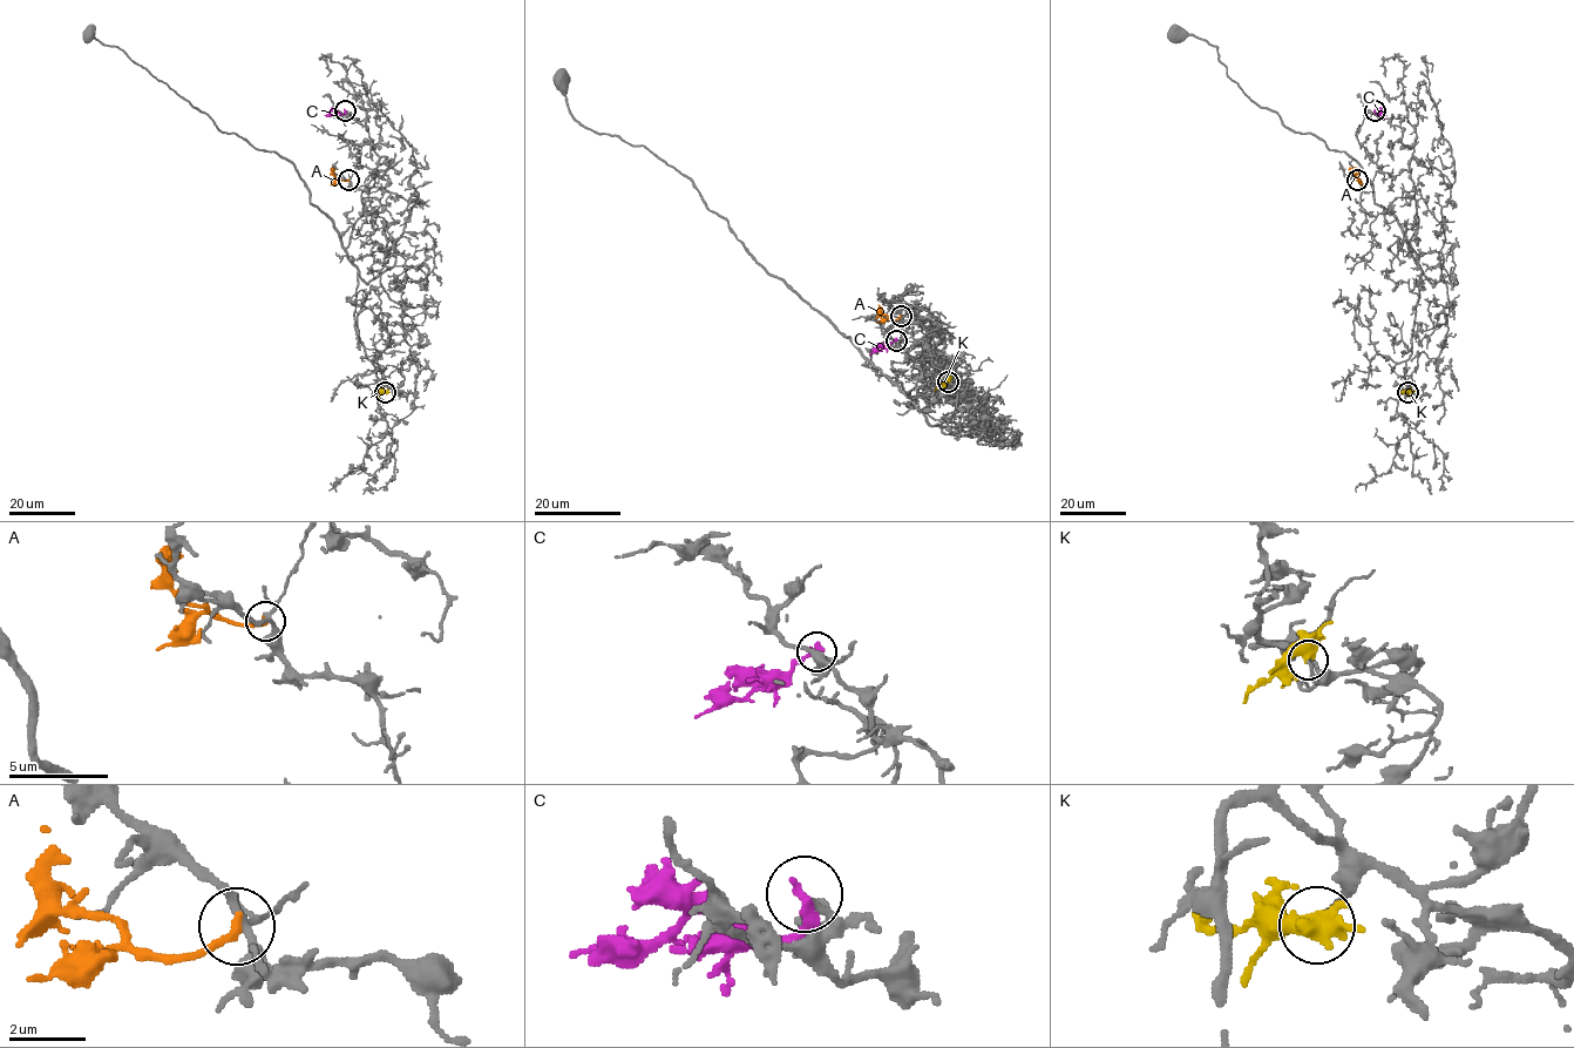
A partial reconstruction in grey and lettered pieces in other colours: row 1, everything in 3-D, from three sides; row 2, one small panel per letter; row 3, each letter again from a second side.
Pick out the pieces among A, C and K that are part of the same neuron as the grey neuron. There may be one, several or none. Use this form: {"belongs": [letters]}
{"belongs": []}

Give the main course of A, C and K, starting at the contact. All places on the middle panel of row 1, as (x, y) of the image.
A: (900, 316), (889, 319), (879, 305)
C: (896, 339), (869, 355)
K: (948, 381), (934, 391)

